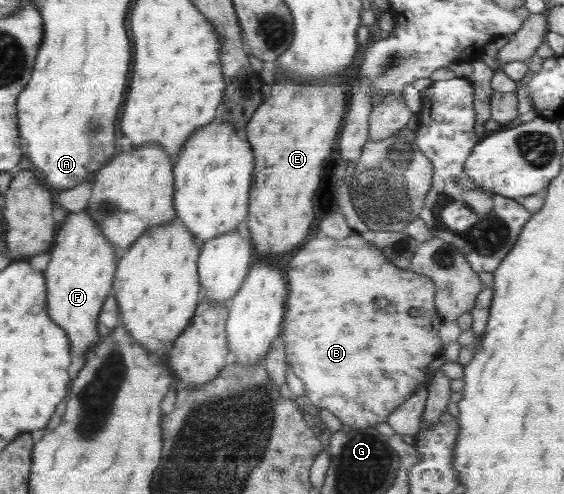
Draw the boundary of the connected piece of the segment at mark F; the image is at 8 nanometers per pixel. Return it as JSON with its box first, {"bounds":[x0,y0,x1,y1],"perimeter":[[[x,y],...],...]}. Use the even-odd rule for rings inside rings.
{"bounds":[43,210,119,358],"perimeter":[[[86,210],[80,214],[71,213],[65,222],[58,225],[51,259],[43,271],[47,288],[47,314],[65,330],[69,350],[75,352],[77,358],[85,358],[85,354],[103,338],[97,333],[97,320],[103,302],[113,288],[113,275],[119,258],[118,249],[107,242],[91,217]]]}

